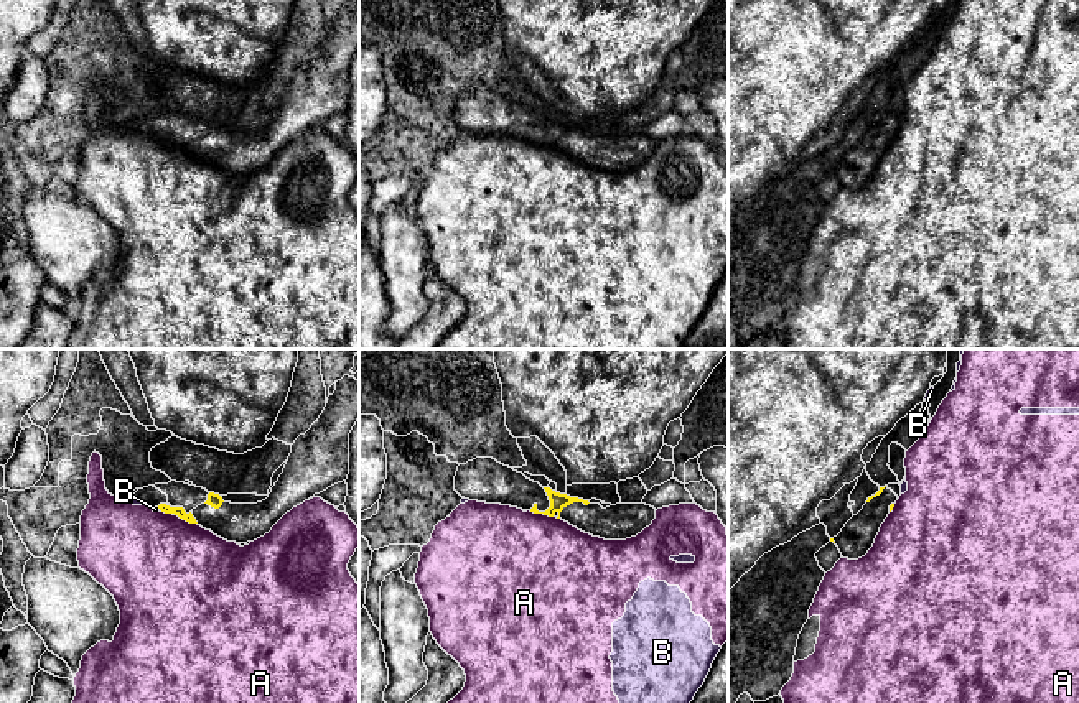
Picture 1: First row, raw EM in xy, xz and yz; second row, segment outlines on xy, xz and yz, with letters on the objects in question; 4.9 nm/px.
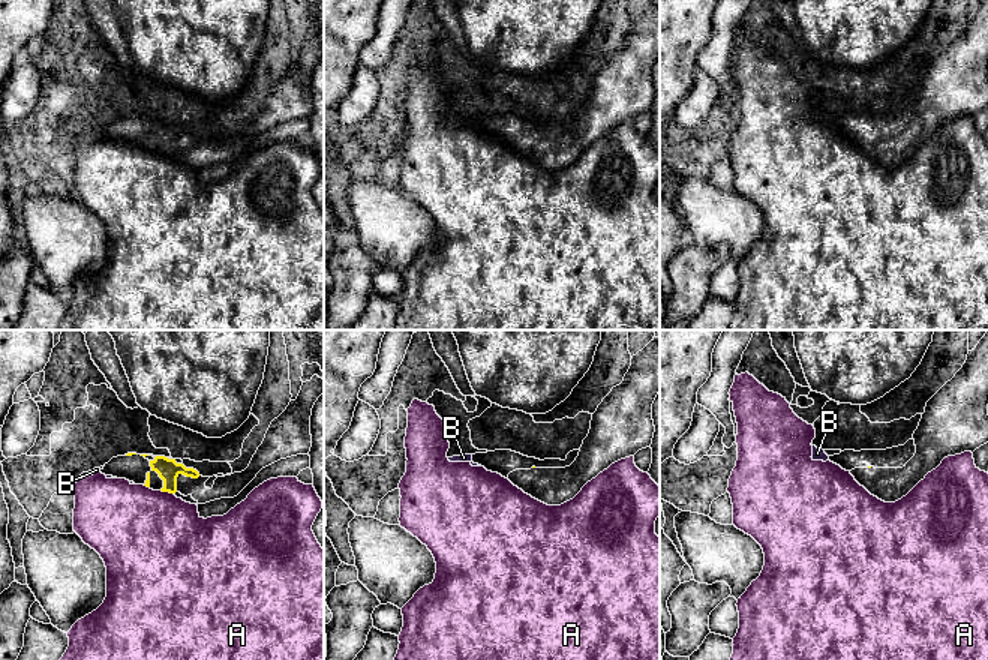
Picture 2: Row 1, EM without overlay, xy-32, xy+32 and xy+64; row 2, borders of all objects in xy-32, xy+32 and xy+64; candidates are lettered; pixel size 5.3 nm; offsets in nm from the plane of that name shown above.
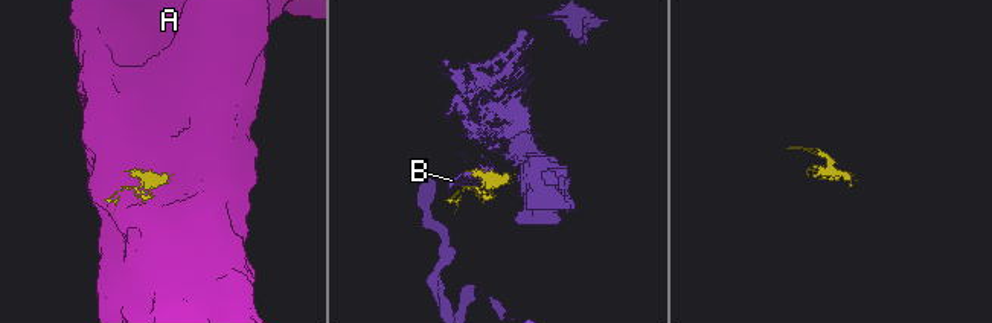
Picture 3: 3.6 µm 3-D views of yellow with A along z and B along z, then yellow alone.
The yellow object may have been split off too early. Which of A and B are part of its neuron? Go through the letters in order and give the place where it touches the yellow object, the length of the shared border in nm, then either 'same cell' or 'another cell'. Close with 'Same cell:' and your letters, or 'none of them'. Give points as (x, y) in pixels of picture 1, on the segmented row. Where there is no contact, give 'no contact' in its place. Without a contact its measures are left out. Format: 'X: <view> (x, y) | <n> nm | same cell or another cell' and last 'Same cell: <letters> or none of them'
A: xz (541, 512) | 120 nm | another cell
B: xy (160, 509) | 40 nm | another cell
Same cell: none of them

